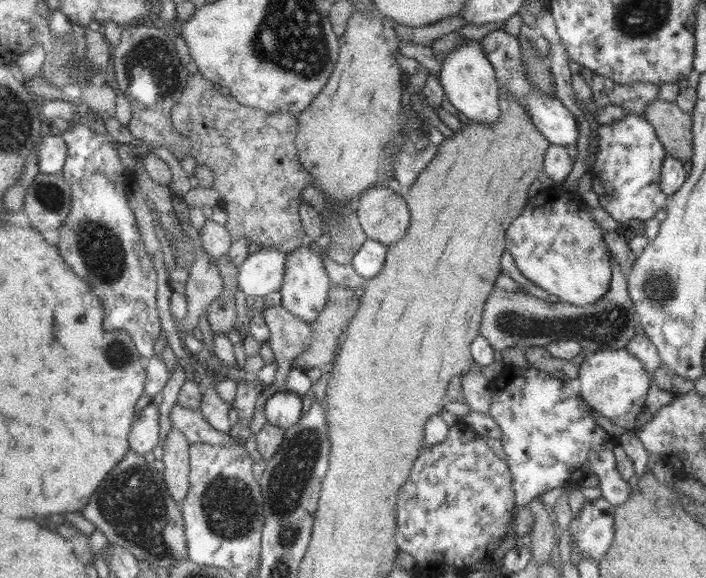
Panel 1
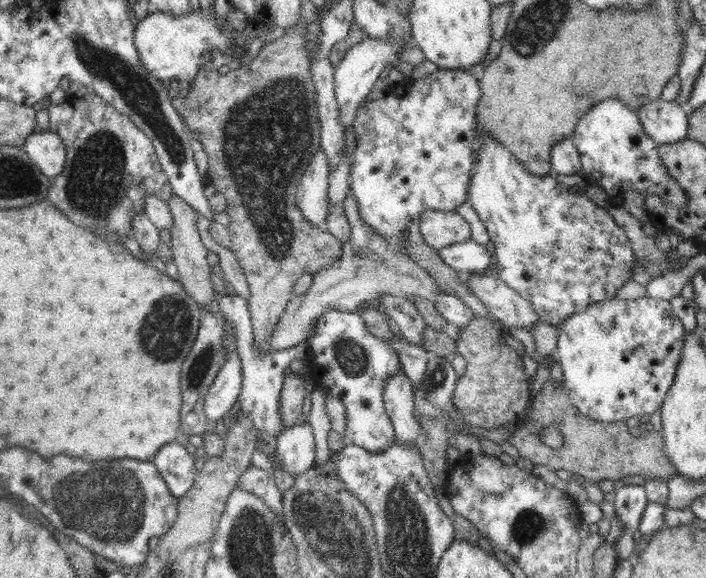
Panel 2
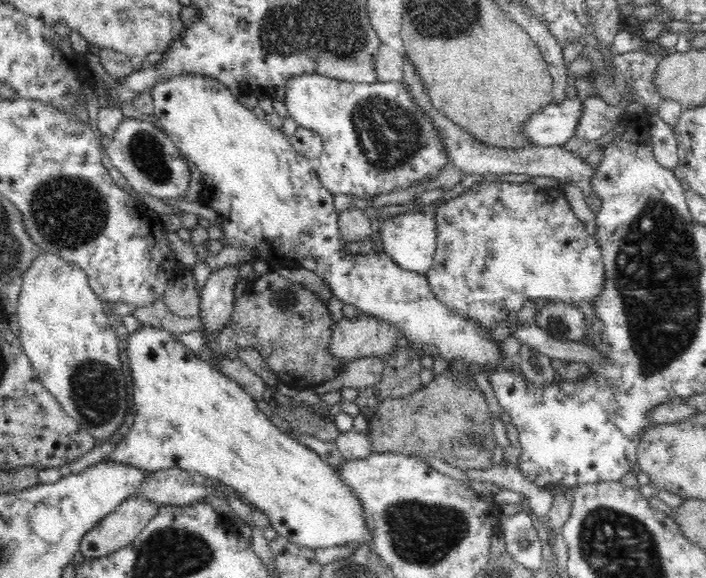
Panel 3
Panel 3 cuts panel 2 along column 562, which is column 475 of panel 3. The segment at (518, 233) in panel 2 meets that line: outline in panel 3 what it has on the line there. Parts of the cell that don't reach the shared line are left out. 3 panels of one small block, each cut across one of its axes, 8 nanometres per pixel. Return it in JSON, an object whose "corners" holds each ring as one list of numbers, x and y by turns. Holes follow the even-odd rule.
{"corners":[[484,180,481,183,472,185,471,188,466,189,460,195,440,205,440,207,436,208,434,215,435,223,437,224,437,247,434,261,427,272,430,289,432,289,436,298,448,305,448,308,452,309,454,313,476,321,482,328,492,328,497,324,508,321,518,310,522,310,524,302,528,302,528,300,546,298,548,301,560,301,569,304,589,301,591,305,594,305,594,302,598,300,598,296,602,294,605,268,600,247,596,237,586,231,585,224,574,214,566,197,560,198,558,196,558,200,552,200,552,198,548,198,548,194,542,188,536,188,535,185,529,182,511,183]]}

